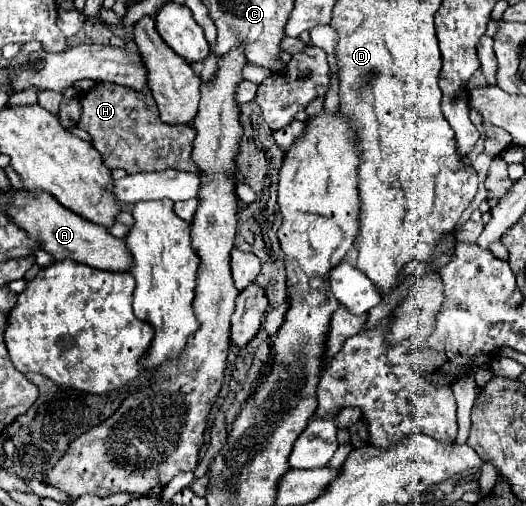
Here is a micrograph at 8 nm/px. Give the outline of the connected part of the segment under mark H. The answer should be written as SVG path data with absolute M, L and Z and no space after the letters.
M98 82L96 88L80 96L80 106L82 114L78 126L90 134L92 146L102 154L108 168L124 168L128 174L168 168L198 172L198 166L190 158L194 128L160 122L158 106L148 88L136 92L118 84Z

